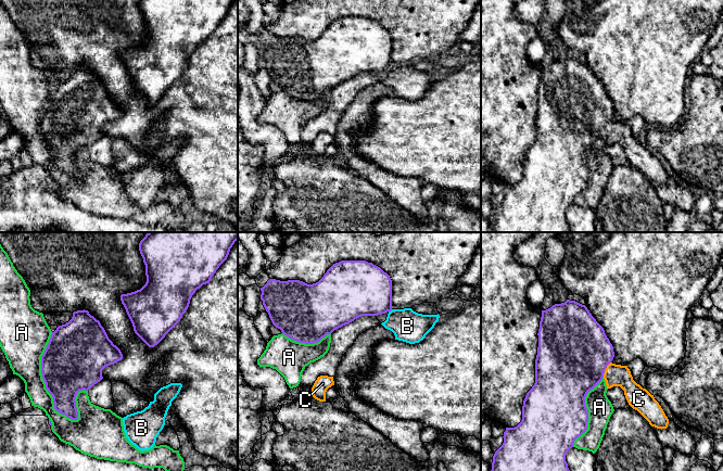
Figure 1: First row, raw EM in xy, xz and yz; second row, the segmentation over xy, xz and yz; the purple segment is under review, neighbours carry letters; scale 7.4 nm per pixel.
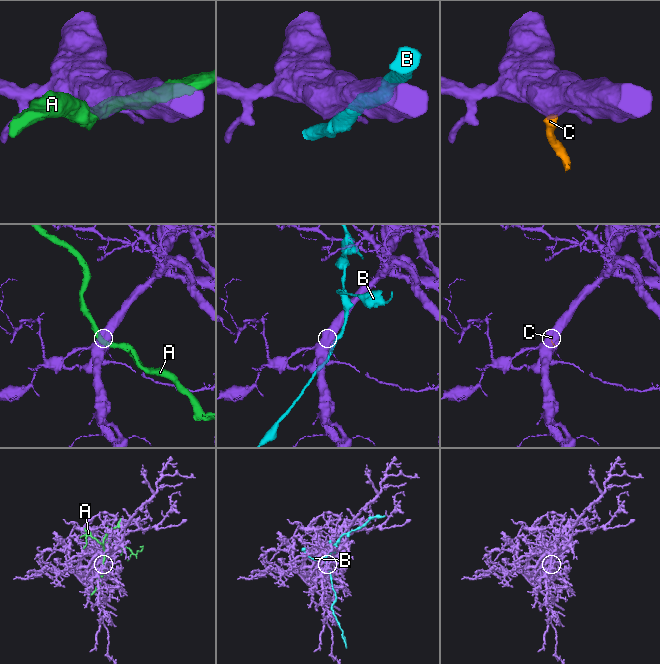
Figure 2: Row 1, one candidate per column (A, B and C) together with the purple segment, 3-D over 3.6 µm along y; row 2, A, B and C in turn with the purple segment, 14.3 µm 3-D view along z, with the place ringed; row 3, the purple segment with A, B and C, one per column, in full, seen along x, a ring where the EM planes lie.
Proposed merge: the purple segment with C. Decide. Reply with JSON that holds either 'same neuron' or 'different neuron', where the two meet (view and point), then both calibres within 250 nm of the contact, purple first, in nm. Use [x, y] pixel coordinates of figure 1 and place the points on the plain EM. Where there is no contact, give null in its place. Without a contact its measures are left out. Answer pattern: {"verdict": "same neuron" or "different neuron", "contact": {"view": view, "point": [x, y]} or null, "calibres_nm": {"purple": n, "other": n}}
{"verdict": "same neuron", "contact": {"view": "yz", "point": [605, 126]}, "calibres_nm": {"purple": 500, "other": 160}}

